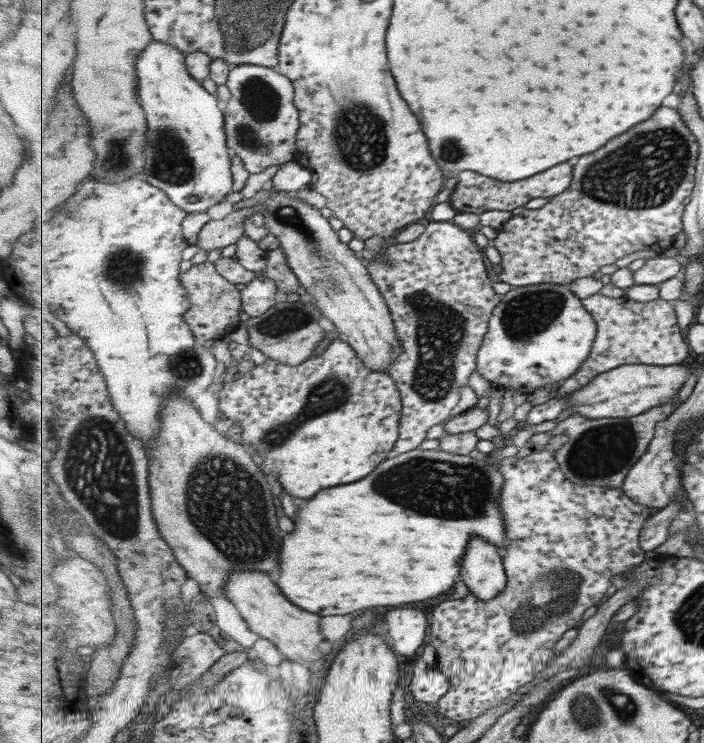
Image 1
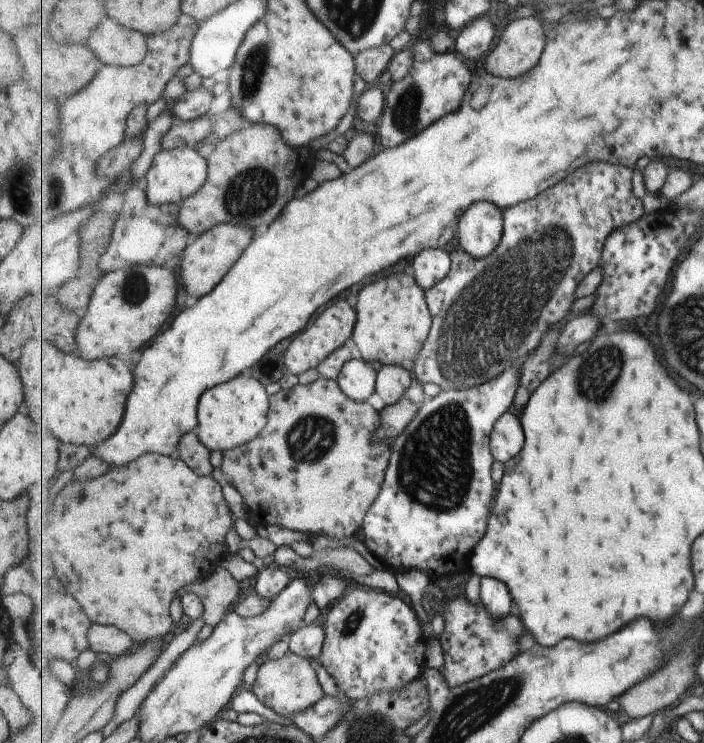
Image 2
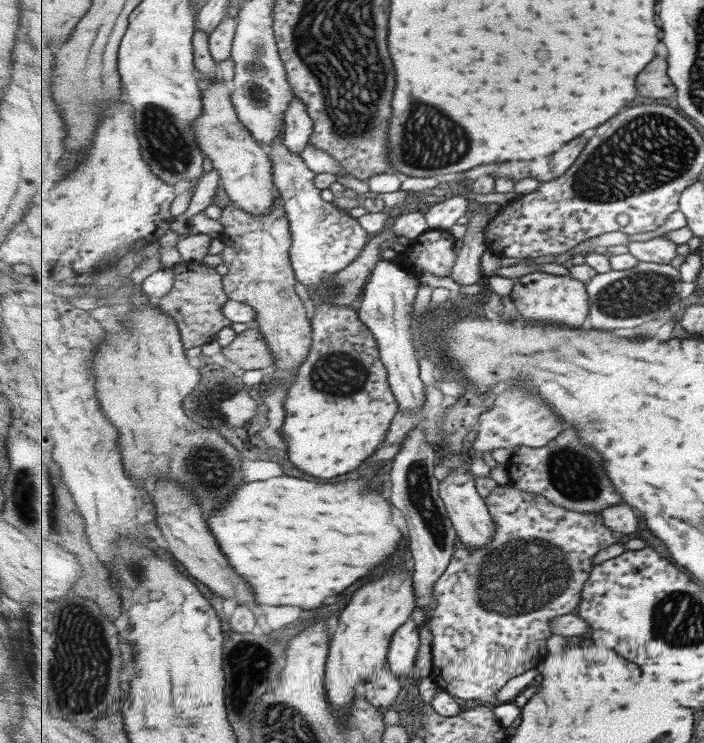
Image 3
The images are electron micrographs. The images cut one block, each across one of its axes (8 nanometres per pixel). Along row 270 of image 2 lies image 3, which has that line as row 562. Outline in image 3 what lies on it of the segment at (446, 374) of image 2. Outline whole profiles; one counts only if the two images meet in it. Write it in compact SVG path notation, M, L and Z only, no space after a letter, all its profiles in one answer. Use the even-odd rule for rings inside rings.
M510 484L510 487L497 485L490 494L485 498L488 509L491 511L493 520L496 524L496 533L491 543L482 549L474 549L463 542L458 542L455 554L443 573L443 576L435 582L432 599L435 600L436 606L432 611L432 617L429 621L431 632L433 633L433 666L430 671L430 677L443 690L453 696L465 700L479 700L483 704L490 706L498 705L495 701L495 694L515 676L533 670L533 656L535 656L535 668L545 660L547 654L547 640L554 634L552 633L551 623L558 616L563 616L577 610L582 601L582 590L587 580L589 580L593 570L594 558L598 552L609 548L609 546L626 540L625 534L615 532L607 528L605 522L601 520L600 514L593 512L577 512L567 510L561 506L555 506L551 500L547 500L540 494L534 492L521 491Z

